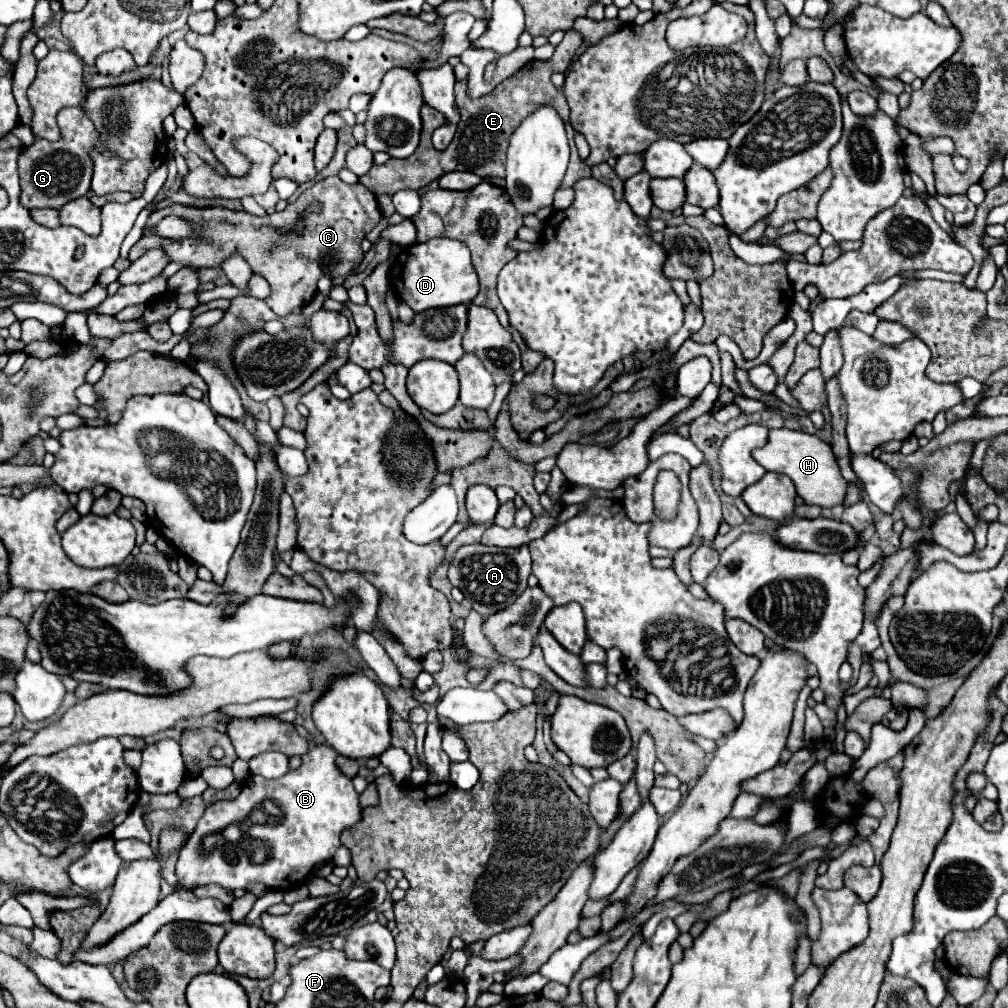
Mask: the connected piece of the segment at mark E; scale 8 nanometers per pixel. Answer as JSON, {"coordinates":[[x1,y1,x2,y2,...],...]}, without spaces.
{"coordinates":[[567,30,563,42,555,48,555,54,551,60,545,60,545,62,531,60,515,76,509,76,493,92,489,92,487,96,481,96,477,100,467,96,467,82,465,80,457,82,455,84,455,98,457,98,457,106,461,106,461,122,457,126,457,132,455,132,455,138,451,140,451,144,441,152,433,148,433,144,431,144,431,132,433,132,431,118,435,118,435,116,429,114,429,106,425,104,421,108,421,120,423,120,421,142,419,142,419,148,413,152,413,156,409,156,405,160,389,158,385,164,379,164,379,166,375,164,363,178,359,178,359,182,367,190,371,190,373,194,393,196,399,190,409,190,409,188,421,190,427,184,431,184,433,180,439,180,447,172,473,172,481,178,487,178,487,176,503,178,503,172,505,172,503,160,505,160,505,152,507,152,507,140,515,132,515,128,529,114,535,112,535,108,541,108,543,104,553,106,563,122,569,120,567,100,565,100,563,92,553,86,551,74,569,70,581,42,583,40,575,30]]}

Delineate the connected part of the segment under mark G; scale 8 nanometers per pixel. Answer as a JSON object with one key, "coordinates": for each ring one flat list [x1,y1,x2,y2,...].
{"coordinates":[[63,108,59,112,59,130,61,130,61,138,57,142,47,142,47,140,35,138,35,144,25,148,19,156,21,190,23,190,21,192,21,204,27,210,33,210,33,208,55,208,55,210,59,210,69,200,85,196,89,186,91,186,91,156,89,156,89,152,93,150,93,146,97,142,95,126,91,124,91,120,87,120,83,116,81,108]]}

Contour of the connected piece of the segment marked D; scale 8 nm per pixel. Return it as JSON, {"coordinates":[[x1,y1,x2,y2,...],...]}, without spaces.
{"coordinates":[[435,238,403,248,393,260,389,280,397,296,405,300,413,312,469,304,479,292,479,280,471,264,469,248,463,242,451,238]]}

